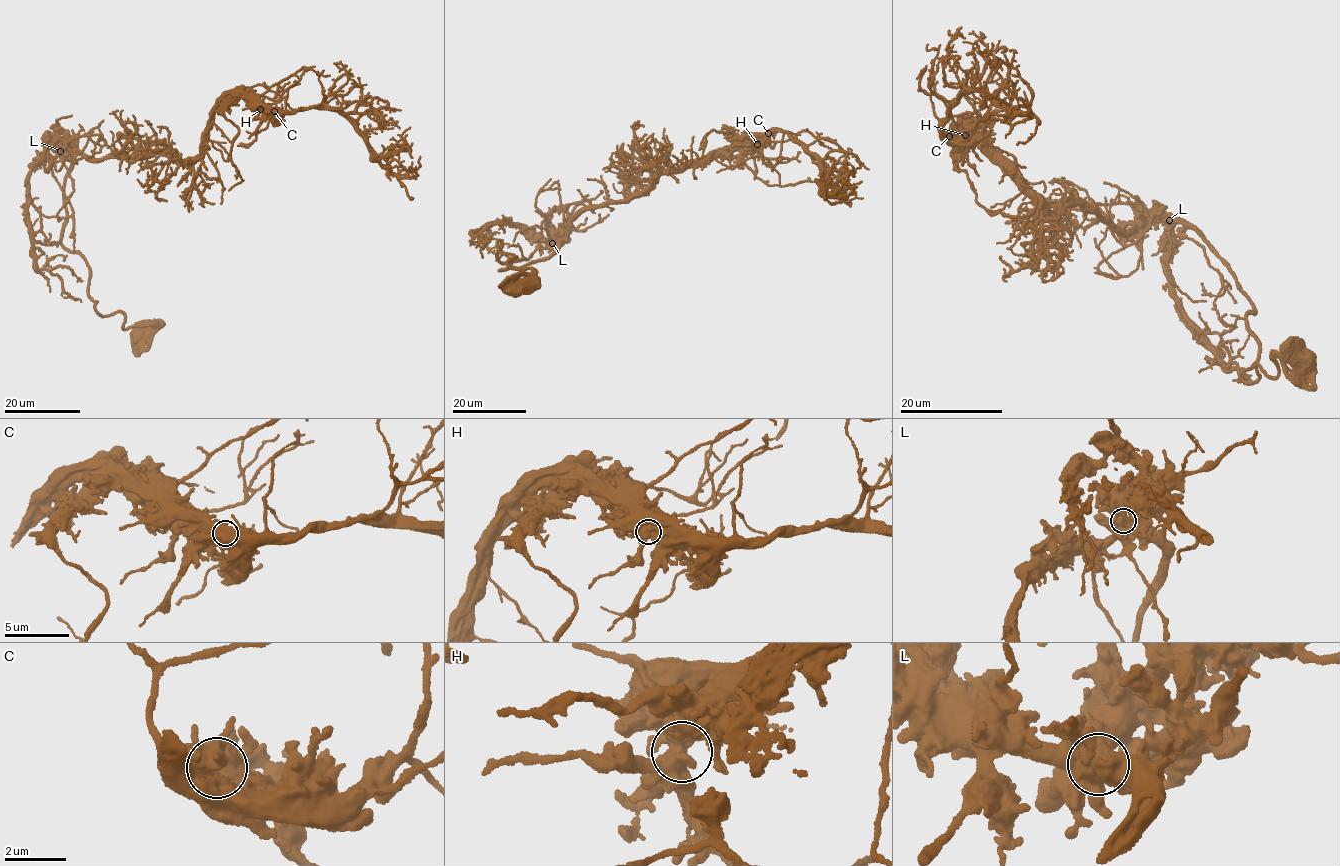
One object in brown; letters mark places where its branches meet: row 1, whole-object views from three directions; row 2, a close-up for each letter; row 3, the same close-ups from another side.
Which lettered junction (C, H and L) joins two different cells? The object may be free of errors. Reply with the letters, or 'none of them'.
none of them

